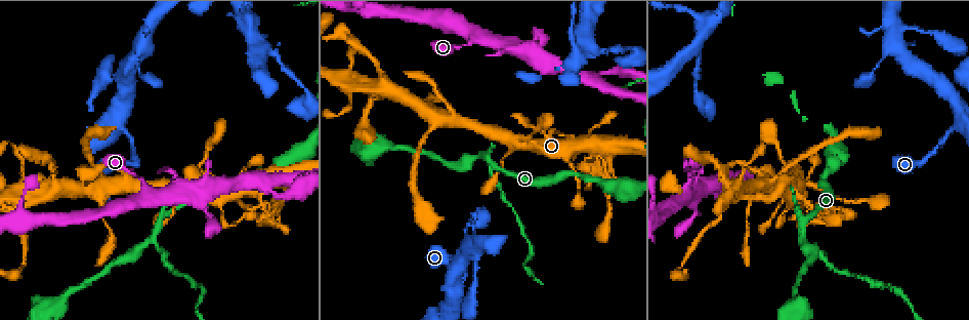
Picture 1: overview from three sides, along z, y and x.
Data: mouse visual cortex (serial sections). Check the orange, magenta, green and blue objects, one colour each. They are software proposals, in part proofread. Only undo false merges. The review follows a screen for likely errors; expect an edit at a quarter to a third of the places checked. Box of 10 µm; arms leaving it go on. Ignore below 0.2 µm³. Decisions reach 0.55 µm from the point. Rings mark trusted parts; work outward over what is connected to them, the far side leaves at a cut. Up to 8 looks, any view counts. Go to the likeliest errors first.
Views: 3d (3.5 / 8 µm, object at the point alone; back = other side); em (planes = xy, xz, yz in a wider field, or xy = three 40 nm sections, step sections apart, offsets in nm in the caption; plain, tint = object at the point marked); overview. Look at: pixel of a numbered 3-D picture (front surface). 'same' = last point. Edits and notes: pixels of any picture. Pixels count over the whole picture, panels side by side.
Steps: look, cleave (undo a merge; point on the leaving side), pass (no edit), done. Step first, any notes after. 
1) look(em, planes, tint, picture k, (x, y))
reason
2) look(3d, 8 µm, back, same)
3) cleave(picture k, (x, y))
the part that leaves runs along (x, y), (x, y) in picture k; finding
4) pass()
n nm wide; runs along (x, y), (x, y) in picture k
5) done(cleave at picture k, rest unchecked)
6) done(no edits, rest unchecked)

look(3d, 3.5 µm, picture 1, (155, 239))

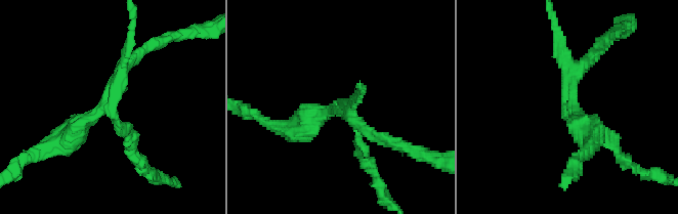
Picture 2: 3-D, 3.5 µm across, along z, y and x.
look(em, xy, step 3, plain, picture 2, (567, 105))
3 arms; arms of 150, 200, 350 nm

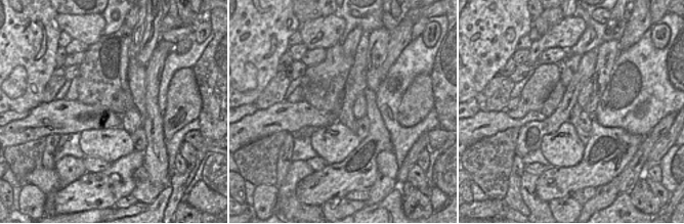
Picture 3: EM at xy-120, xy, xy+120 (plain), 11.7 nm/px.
look(em, xy, step 3, tint, same)

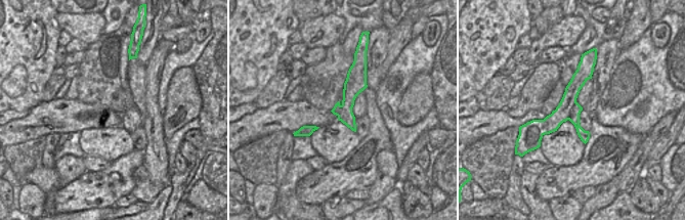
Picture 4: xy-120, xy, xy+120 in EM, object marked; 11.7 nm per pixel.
cleave(picture 2, (557, 29))
border along (576, 102), (568, 119) in picture 4; two cells meet here

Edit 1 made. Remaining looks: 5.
look(3d, 3.5 µm, picture 1, (589, 77))
narrows sharply

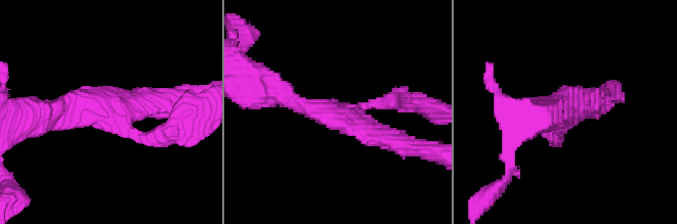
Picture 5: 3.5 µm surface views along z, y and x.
look(em, xy, step 3, tint, picture 5, (336, 113))
now the EM

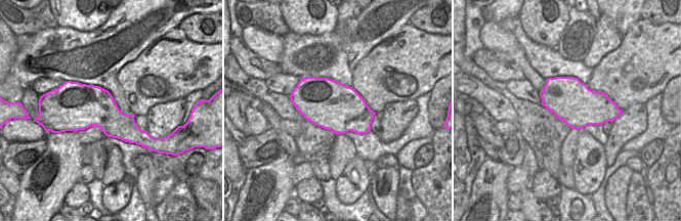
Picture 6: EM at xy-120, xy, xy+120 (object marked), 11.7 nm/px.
pass()
arms of 150, 300, 300 nm; runs along (48, 112), (98, 105), (142, 137), (168, 130) in picture 5; all the same cell

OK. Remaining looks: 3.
look(3d, 8 µm, back, picture 1, (441, 118))
a fork

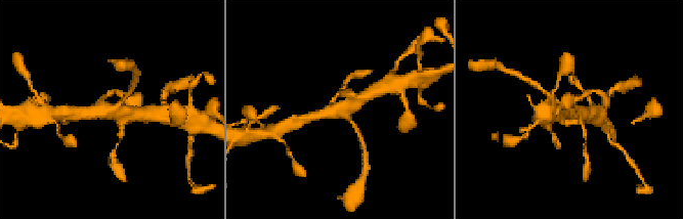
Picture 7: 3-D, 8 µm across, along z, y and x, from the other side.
look(em, planes, tint, same)

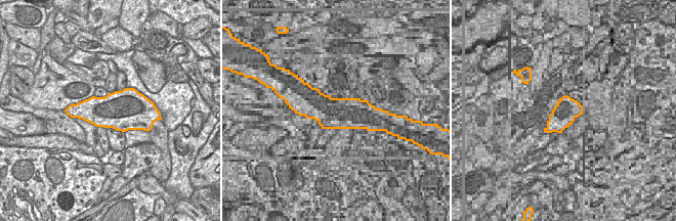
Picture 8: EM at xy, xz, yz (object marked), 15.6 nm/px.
pass()
650 nm wide; runs along (311, 118), (344, 110), (366, 95) in picture 7; one cell here

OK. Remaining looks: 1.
done(cleave at picture 2, rest unchecked)

